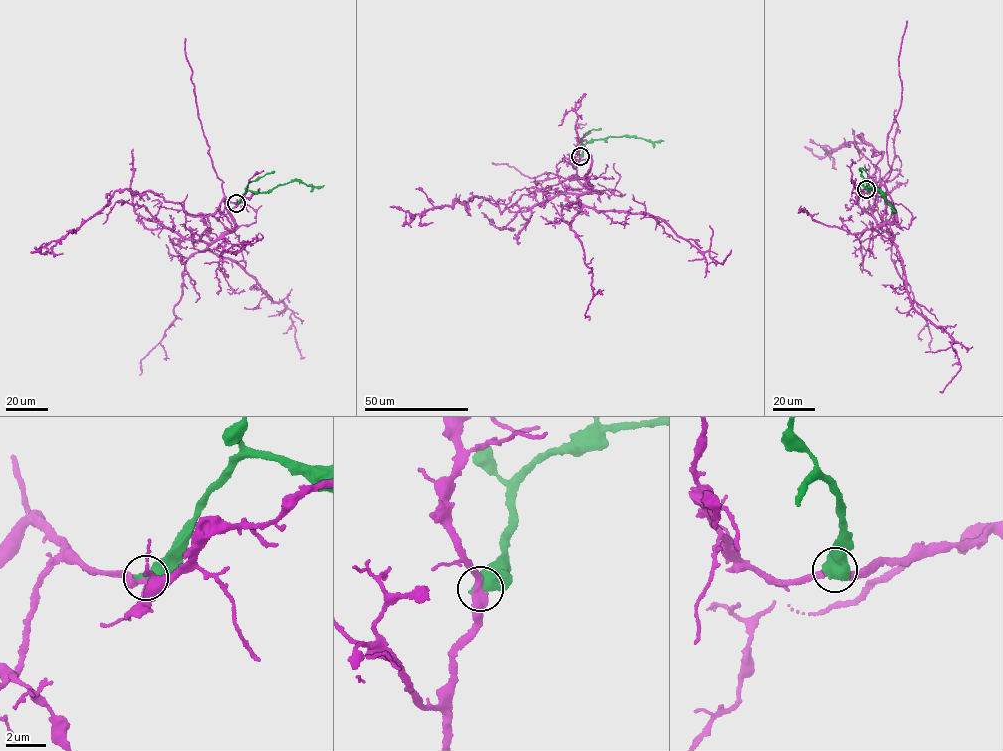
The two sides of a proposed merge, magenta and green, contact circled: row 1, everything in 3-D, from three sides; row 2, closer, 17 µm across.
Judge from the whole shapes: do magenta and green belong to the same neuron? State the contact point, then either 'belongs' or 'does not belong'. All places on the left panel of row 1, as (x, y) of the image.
(236, 203) | does not belong

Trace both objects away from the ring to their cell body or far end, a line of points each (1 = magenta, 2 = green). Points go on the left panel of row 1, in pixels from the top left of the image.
1: (236, 203), (224, 197), (235, 227), (207, 247), (231, 258), (273, 302), (292, 311), (304, 357)
2: (236, 203), (248, 190), (270, 192), (279, 185), (299, 180), (308, 185), (324, 185)

